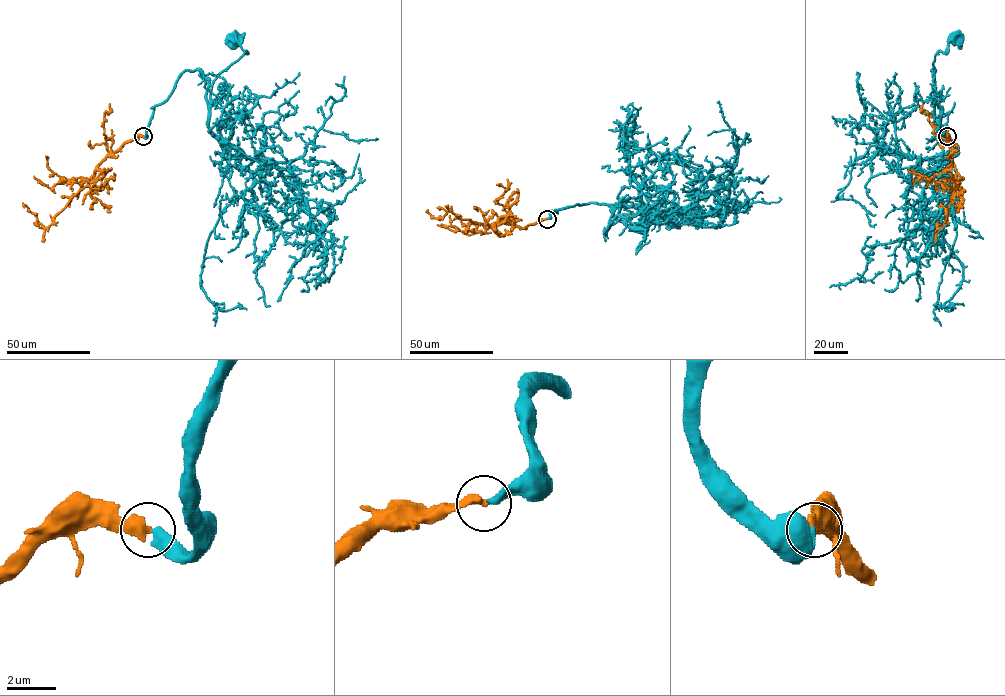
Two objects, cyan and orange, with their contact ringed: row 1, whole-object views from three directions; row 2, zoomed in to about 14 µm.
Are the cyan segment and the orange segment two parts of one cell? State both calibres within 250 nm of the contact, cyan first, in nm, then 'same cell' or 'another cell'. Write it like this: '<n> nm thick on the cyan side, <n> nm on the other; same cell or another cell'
400 nm thick on the cyan side, 480 nm on the other; same cell

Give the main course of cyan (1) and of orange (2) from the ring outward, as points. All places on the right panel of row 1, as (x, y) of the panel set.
1: (947, 136), (939, 130), (941, 109), (931, 70), (934, 107), (935, 55), (945, 51), (947, 43), (955, 39)
2: (947, 136), (957, 146), (946, 169), (957, 189), (940, 227), (946, 222), (947, 214), (942, 205), (938, 207)

